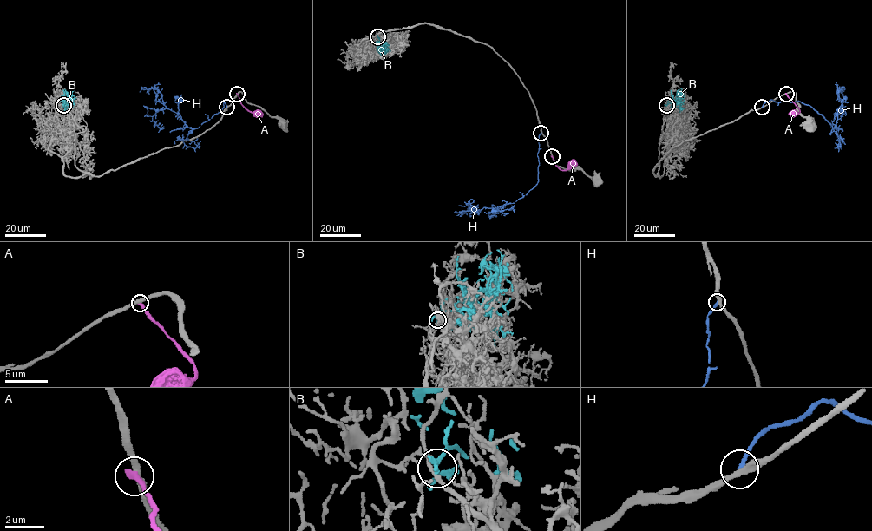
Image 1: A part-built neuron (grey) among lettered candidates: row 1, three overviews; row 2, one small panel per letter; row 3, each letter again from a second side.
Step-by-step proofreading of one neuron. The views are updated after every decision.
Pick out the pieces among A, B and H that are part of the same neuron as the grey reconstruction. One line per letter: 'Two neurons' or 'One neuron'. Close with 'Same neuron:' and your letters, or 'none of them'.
A: Two neurons
B: One neuron
H: Two neurons
Same neuron: B

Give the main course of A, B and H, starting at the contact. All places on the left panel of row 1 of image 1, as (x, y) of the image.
A: (237, 94), (240, 102), (248, 110), (260, 114)
B: (63, 106), (72, 95), (71, 88)
H: (226, 107), (224, 100), (224, 107), (211, 118), (191, 128), (179, 114), (157, 101), (153, 88), (140, 92)

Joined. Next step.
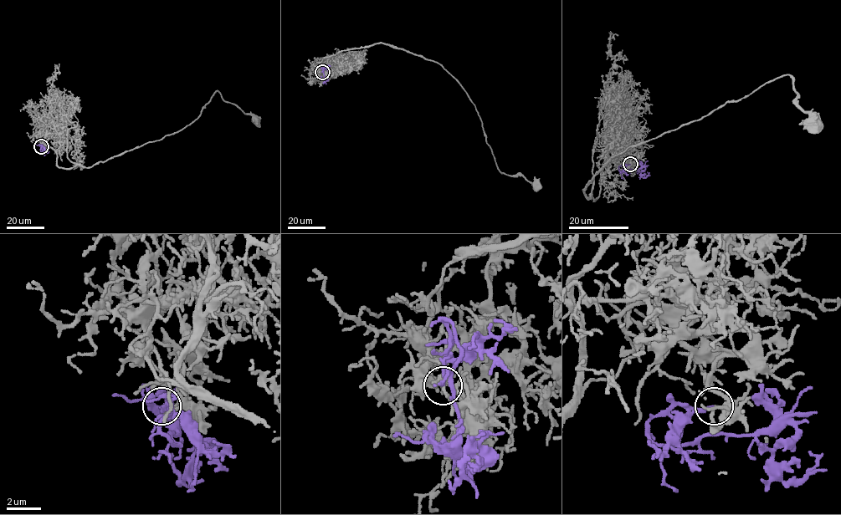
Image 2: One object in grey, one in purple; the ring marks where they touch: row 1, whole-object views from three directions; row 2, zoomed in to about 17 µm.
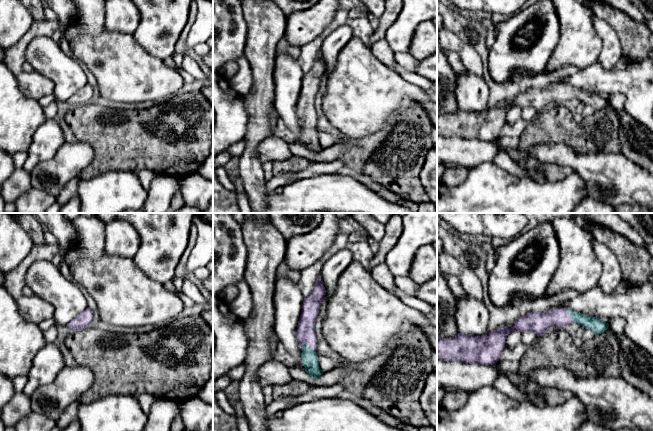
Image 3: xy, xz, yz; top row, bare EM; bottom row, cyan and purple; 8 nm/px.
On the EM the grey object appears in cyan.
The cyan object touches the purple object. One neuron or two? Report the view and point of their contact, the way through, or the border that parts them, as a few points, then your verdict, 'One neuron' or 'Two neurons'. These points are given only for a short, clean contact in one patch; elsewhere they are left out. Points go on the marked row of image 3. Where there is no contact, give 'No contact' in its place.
Touches cyan at xz (309, 346). Path across: xz (309, 357), (309, 346), (305, 334). One neuron

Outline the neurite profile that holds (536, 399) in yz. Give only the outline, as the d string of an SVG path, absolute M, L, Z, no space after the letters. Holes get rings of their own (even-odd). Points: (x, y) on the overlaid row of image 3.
M526 393L528 396L528 401L535 405L545 405L543 397L539 394Z

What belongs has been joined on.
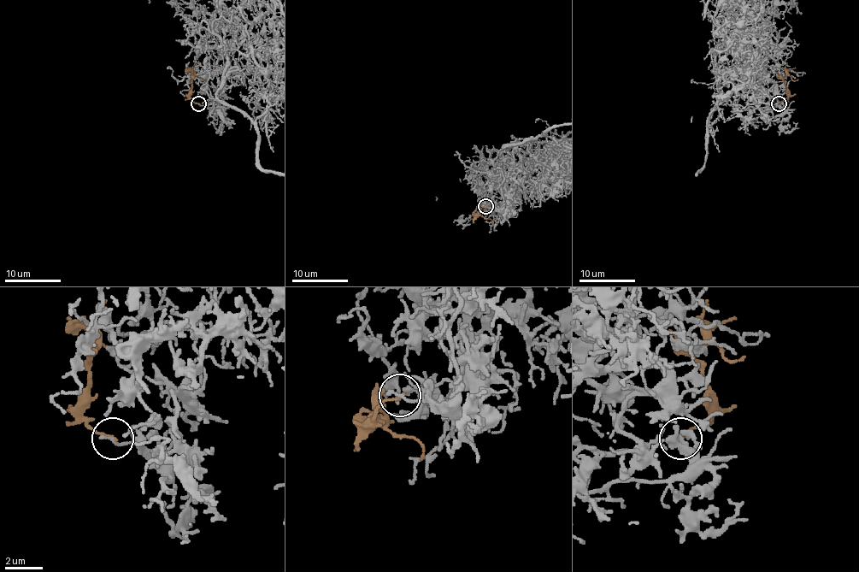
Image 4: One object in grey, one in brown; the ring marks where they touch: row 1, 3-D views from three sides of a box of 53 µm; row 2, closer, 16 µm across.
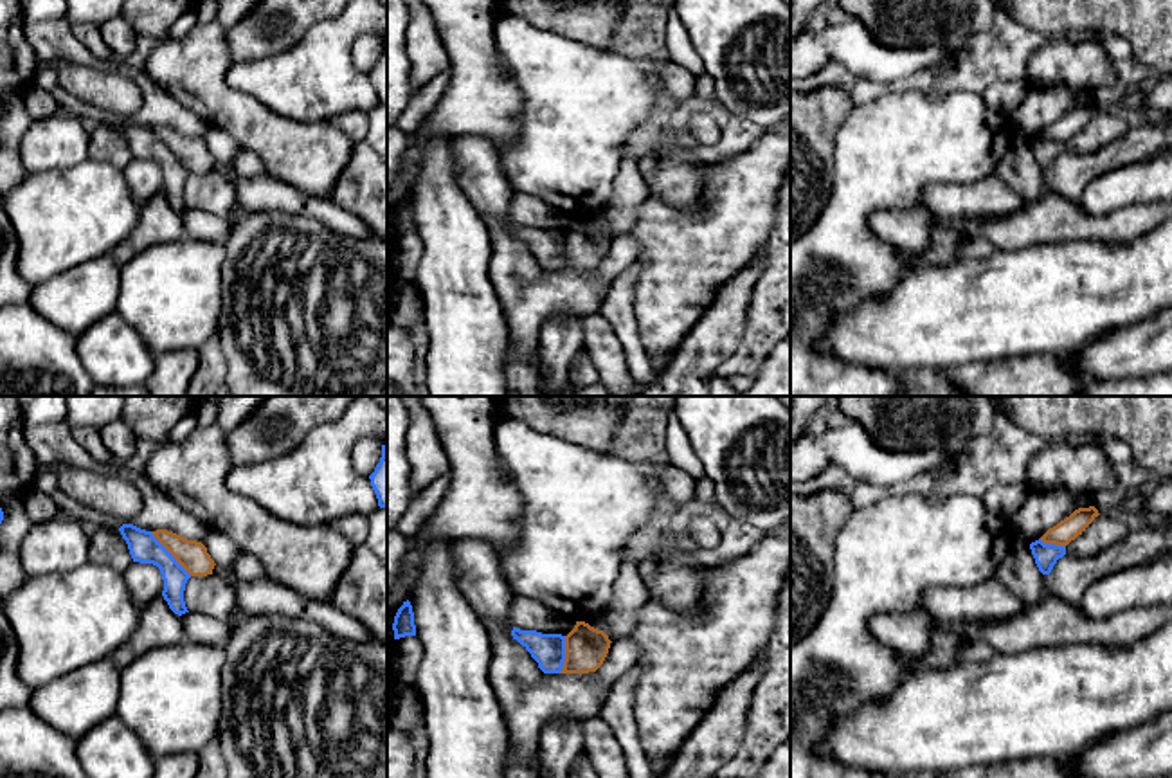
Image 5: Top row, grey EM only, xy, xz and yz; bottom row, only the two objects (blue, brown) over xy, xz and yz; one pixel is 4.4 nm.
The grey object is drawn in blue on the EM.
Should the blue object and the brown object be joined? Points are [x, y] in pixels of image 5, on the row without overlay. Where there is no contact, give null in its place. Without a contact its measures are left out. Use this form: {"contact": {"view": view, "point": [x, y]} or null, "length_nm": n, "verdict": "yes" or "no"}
{"contact": {"view": "xy", "point": [170, 150]}, "length_nm": 280, "verdict": "no"}

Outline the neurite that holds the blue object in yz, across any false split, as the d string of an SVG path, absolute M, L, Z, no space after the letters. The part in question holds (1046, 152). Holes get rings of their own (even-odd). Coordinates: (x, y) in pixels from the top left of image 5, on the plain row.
M1041 135L1032 139L1030 146L1042 171L1050 171L1057 157L1066 151L1064 142L1044 140Z

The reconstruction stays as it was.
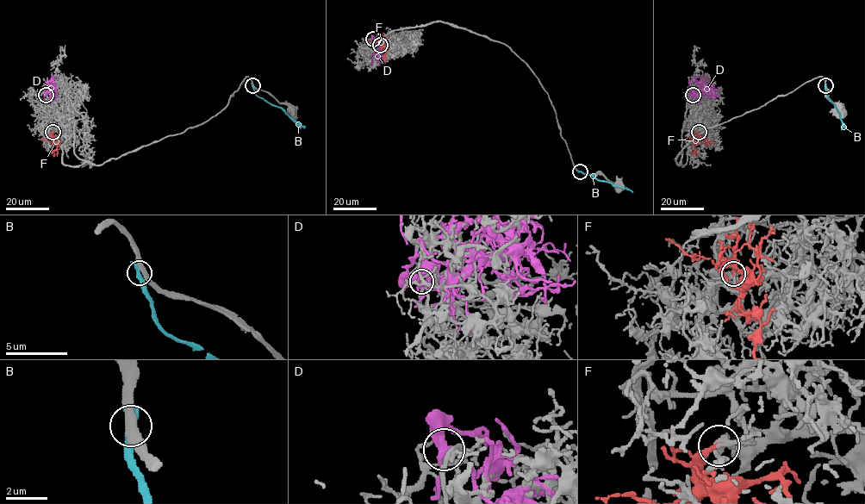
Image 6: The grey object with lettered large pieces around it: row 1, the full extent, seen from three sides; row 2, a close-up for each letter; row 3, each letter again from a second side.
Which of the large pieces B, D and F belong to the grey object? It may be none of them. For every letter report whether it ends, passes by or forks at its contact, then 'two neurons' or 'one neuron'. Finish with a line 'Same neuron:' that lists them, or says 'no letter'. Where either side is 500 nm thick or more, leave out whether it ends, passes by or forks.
B: it ends; two neurons
D: it passes by; two neurons
F: it ends; one neuron
Same neuron: F

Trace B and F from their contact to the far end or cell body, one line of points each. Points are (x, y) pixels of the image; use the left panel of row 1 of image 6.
B: (252, 85), (258, 96), (280, 107), (305, 127)
F: (53, 132), (52, 136), (58, 140), (54, 156)

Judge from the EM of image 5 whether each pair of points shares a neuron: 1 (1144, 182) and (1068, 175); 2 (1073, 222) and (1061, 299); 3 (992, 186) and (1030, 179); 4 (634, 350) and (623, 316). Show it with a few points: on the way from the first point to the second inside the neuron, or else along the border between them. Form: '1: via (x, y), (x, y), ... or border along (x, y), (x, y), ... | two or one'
1: border along (1136, 162), (1104, 171), (1075, 200) | two
2: border along (1111, 244), (1070, 240), (1039, 242), (1028, 247) | two
3: border along (994, 173), (1028, 200) | two
4: via (631, 341), (625, 325) | one

